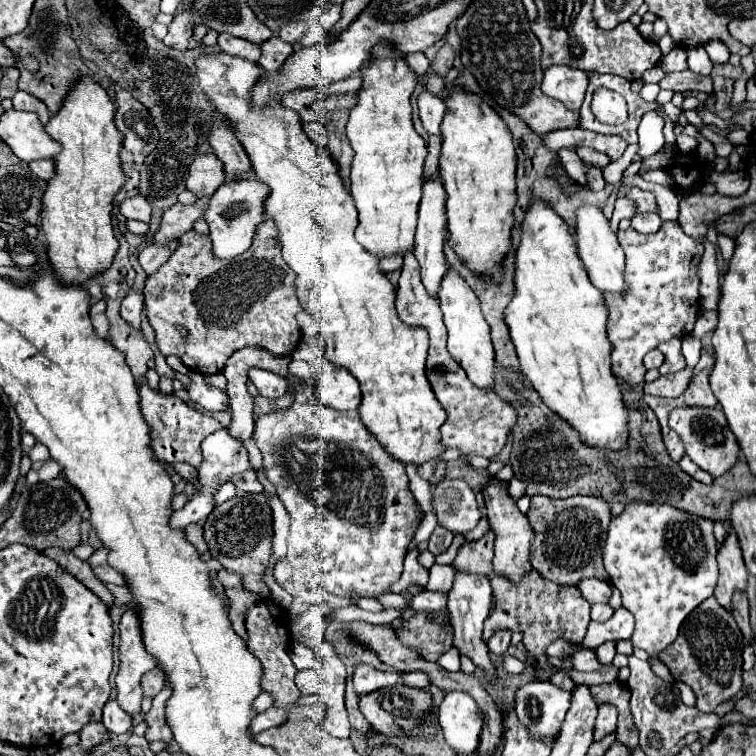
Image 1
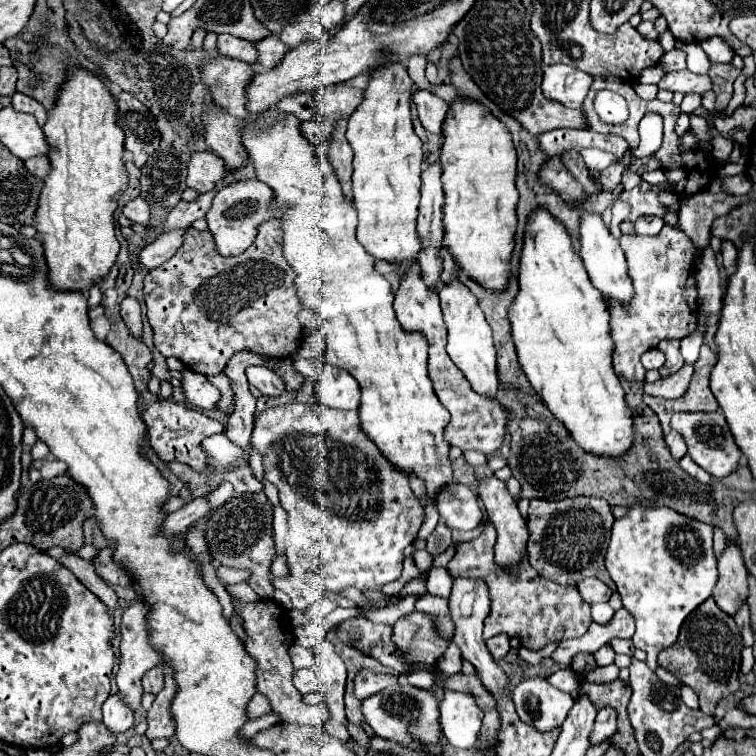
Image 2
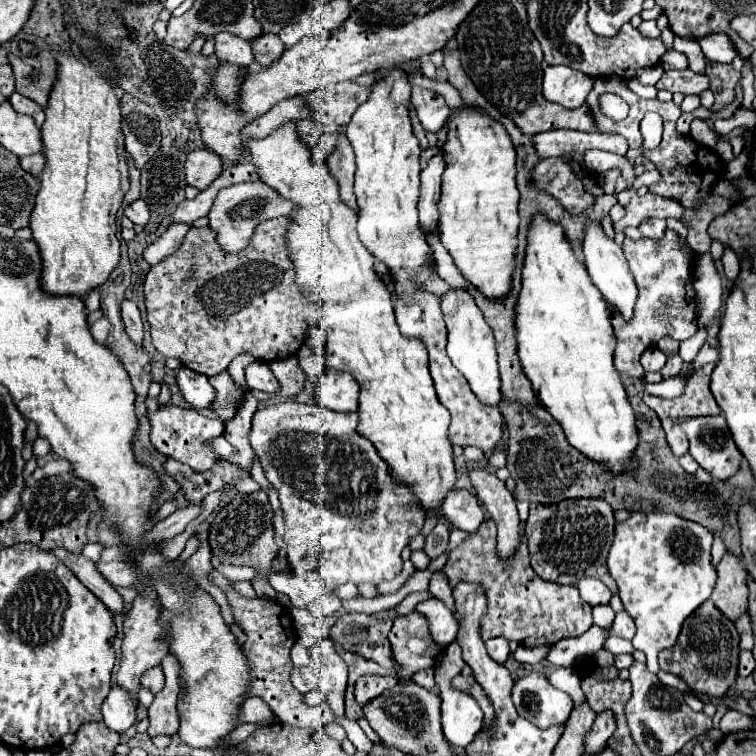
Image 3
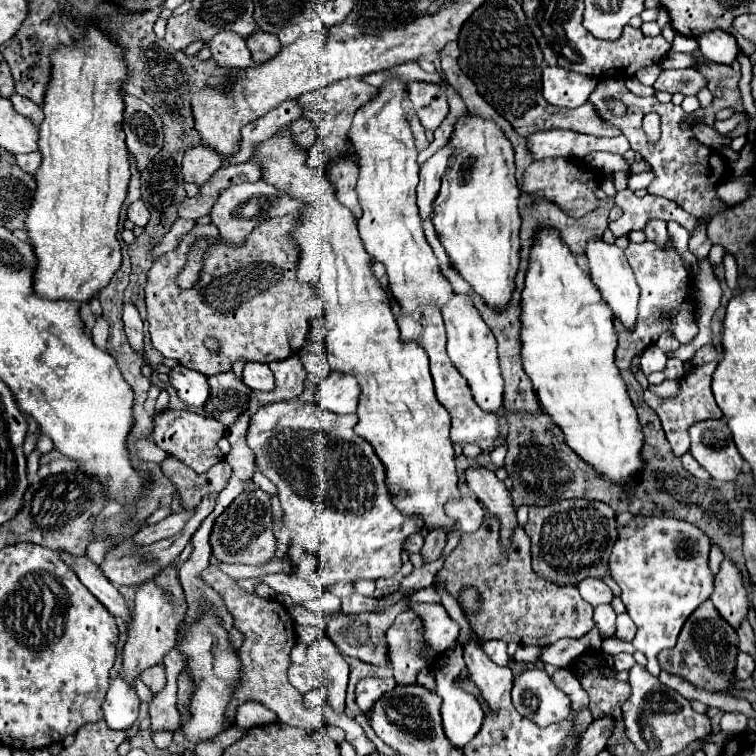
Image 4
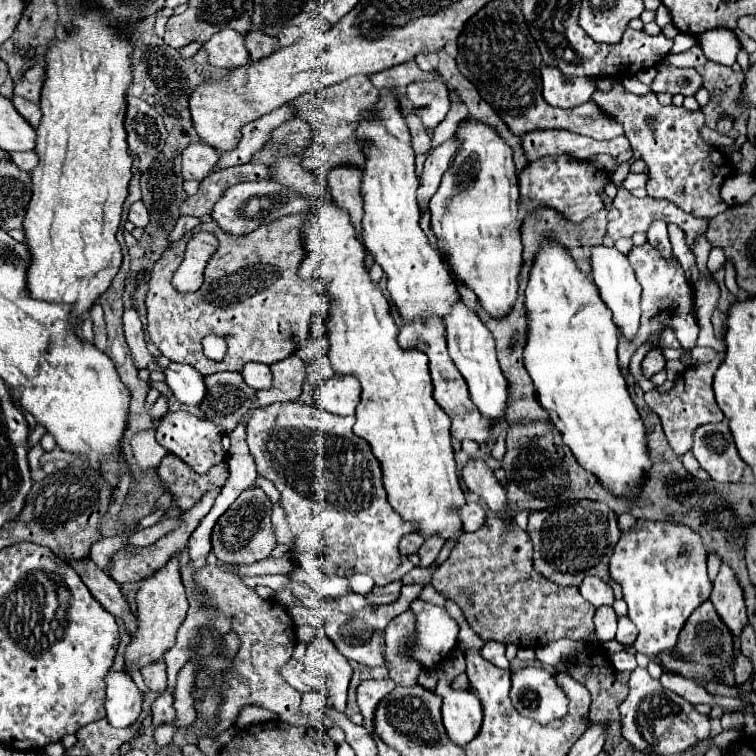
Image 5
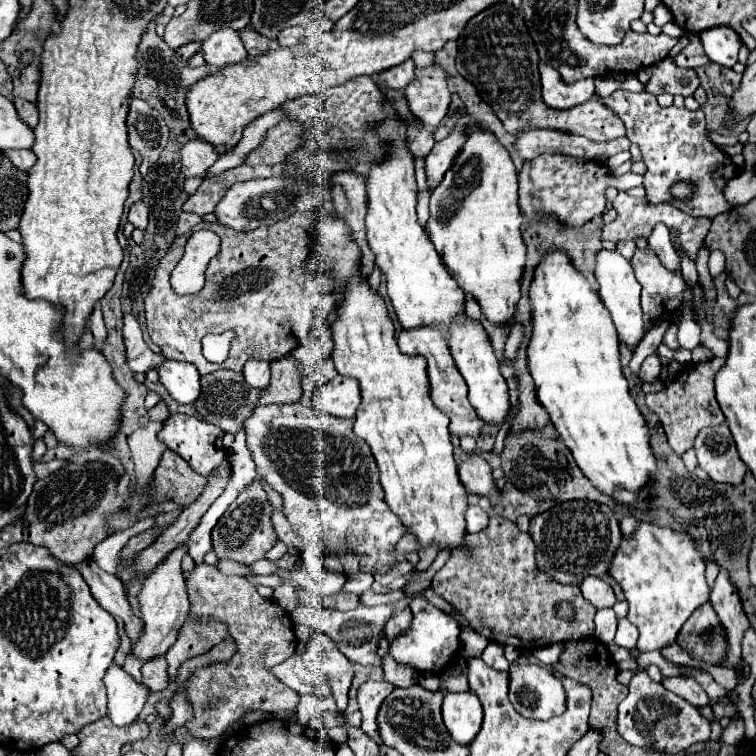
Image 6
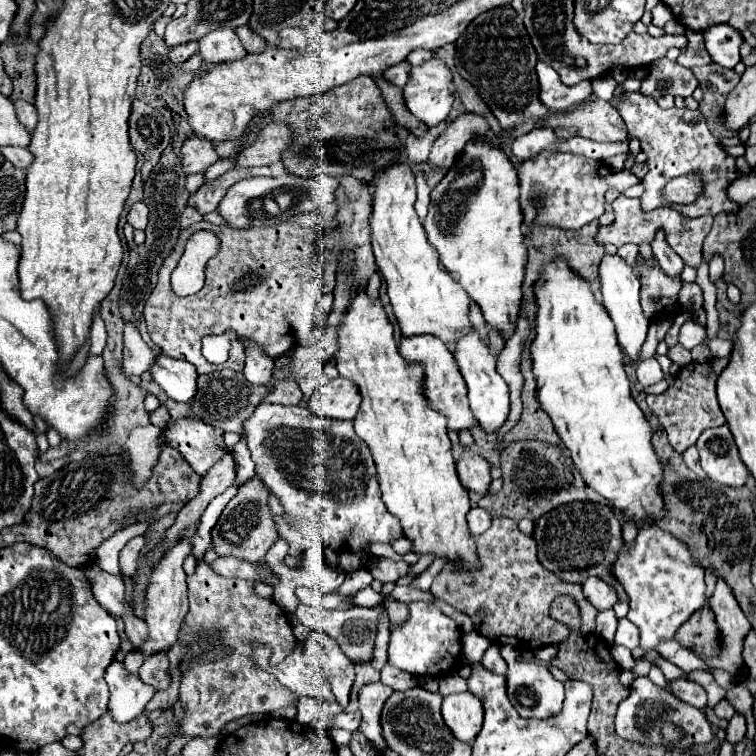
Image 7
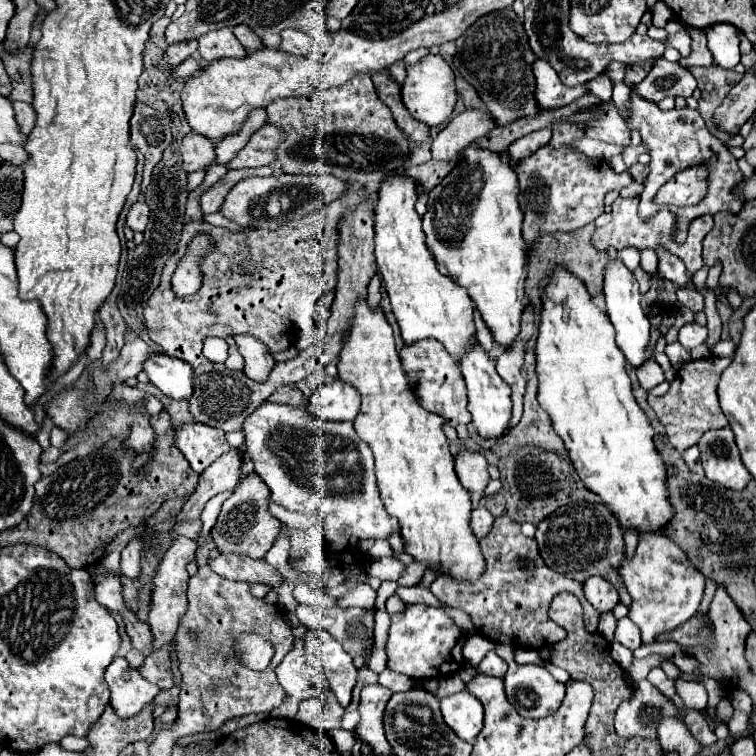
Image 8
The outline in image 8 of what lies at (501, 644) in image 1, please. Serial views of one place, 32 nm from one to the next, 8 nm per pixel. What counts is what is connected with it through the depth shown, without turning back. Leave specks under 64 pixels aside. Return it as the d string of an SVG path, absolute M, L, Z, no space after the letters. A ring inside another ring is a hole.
M490 650L478 666L480 666L480 672L492 674L492 676L504 676L504 672L508 668L506 662L496 654L496 650Z

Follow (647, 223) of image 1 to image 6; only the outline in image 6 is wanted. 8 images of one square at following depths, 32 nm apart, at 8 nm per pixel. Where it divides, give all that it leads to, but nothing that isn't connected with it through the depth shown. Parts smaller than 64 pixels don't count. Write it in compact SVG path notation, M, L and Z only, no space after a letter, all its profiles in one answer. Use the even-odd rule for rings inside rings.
M656 224L648 236L648 244L650 248L658 254L658 258L662 260L662 264L670 270L678 270L680 268L680 260L674 252L674 246L670 242L670 234L668 234L668 228L666 224Z

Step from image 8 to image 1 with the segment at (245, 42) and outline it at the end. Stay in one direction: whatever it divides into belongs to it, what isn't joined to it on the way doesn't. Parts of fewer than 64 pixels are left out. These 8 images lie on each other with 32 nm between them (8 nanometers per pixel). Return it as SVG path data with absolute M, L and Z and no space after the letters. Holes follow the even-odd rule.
M278 36L266 40L260 48L262 48L262 56L260 56L258 64L266 72L270 72L270 74L276 72L276 70L280 70L284 58L288 58L292 54L292 50L294 50L292 44L284 44L284 40L280 40Z

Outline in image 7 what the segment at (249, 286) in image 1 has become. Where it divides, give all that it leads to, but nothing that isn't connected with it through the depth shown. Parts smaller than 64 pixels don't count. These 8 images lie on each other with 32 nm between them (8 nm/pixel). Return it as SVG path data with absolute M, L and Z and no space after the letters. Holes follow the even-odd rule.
M330 202L322 206L322 212L316 210L294 216L276 226L250 230L234 230L226 224L216 226L202 220L180 232L174 250L160 266L156 288L144 306L144 318L152 342L162 348L164 356L194 364L198 374L208 374L218 368L232 368L240 372L244 368L244 340L260 344L268 358L280 358L298 346L298 332L290 322L296 304L306 294L330 294L336 286L334 258L328 252L320 254L320 246L324 246L320 242L324 232L320 230L328 222L334 222L336 210L336 202ZM196 230L212 230L220 238L220 252L206 264L204 288L198 294L180 298L170 288L170 274L182 258L188 238ZM226 330L234 330L238 340L232 340L232 350L224 364L210 364L202 356L200 340L206 334L224 334Z

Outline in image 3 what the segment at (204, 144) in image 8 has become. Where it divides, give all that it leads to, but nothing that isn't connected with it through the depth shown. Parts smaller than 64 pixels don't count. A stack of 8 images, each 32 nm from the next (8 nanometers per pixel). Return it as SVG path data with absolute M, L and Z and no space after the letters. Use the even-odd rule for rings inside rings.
M206 148L194 150L186 160L186 182L188 186L204 190L208 184L212 184L212 180L216 180L216 176L220 176L220 170L224 170L220 156Z

